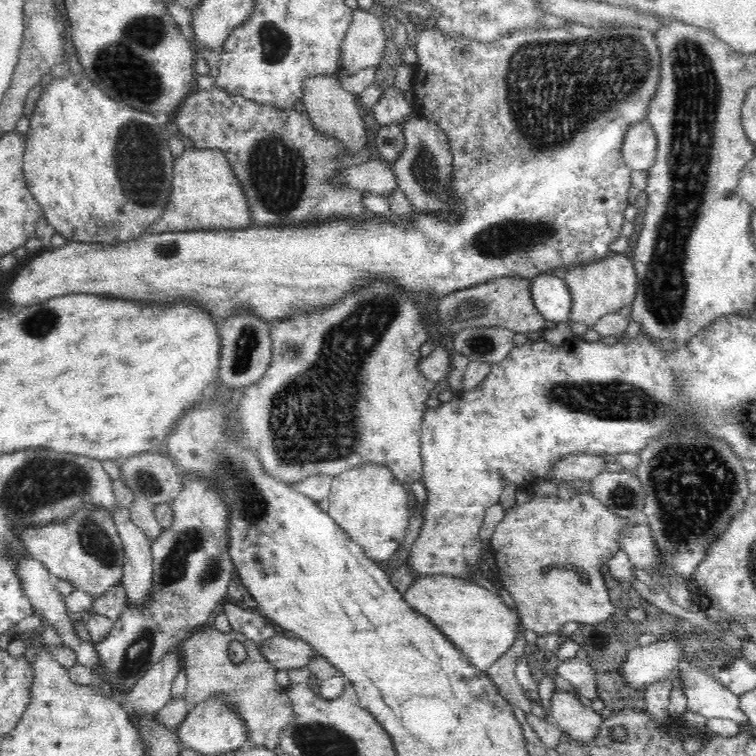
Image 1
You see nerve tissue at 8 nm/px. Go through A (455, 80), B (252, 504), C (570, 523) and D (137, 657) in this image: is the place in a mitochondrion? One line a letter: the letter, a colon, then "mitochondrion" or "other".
A: other
B: mitochondrion
C: other
D: mitochondrion

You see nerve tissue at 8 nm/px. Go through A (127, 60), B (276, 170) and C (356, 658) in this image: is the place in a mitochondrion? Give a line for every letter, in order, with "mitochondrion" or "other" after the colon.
A: mitochondrion
B: mitochondrion
C: other

